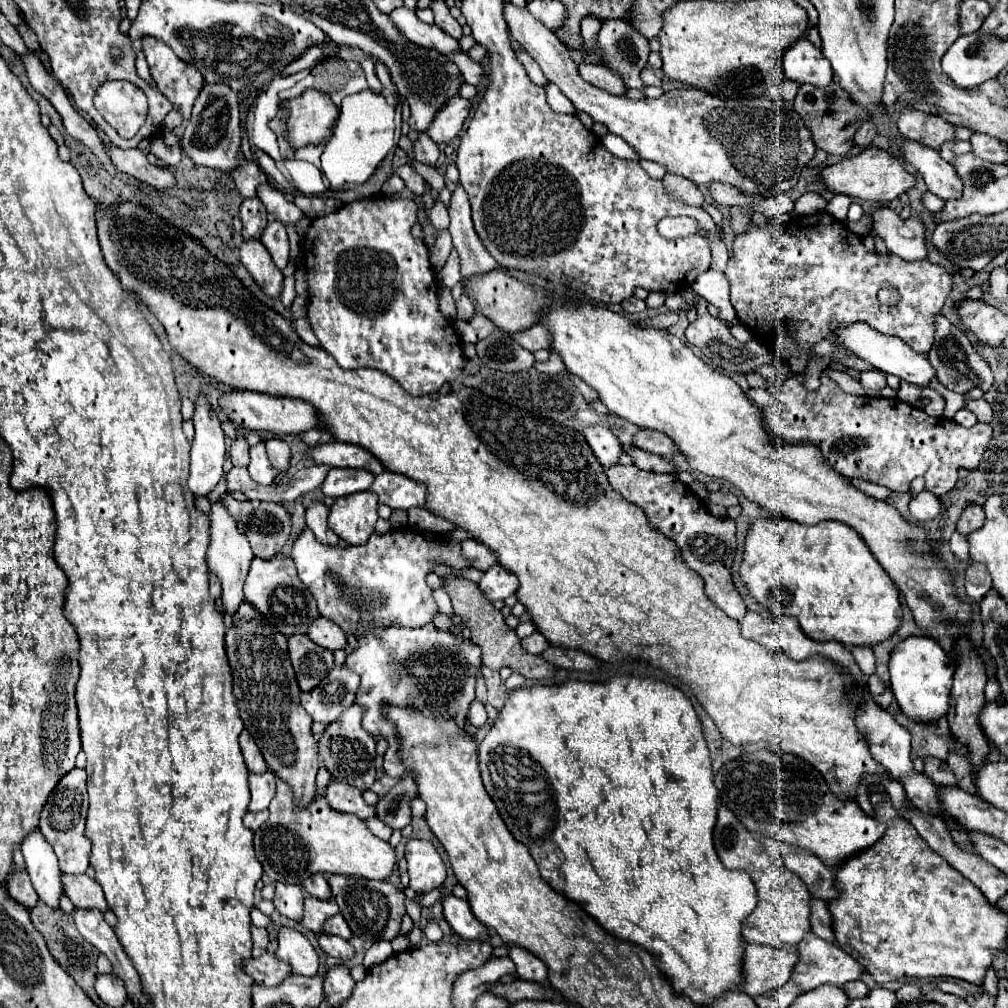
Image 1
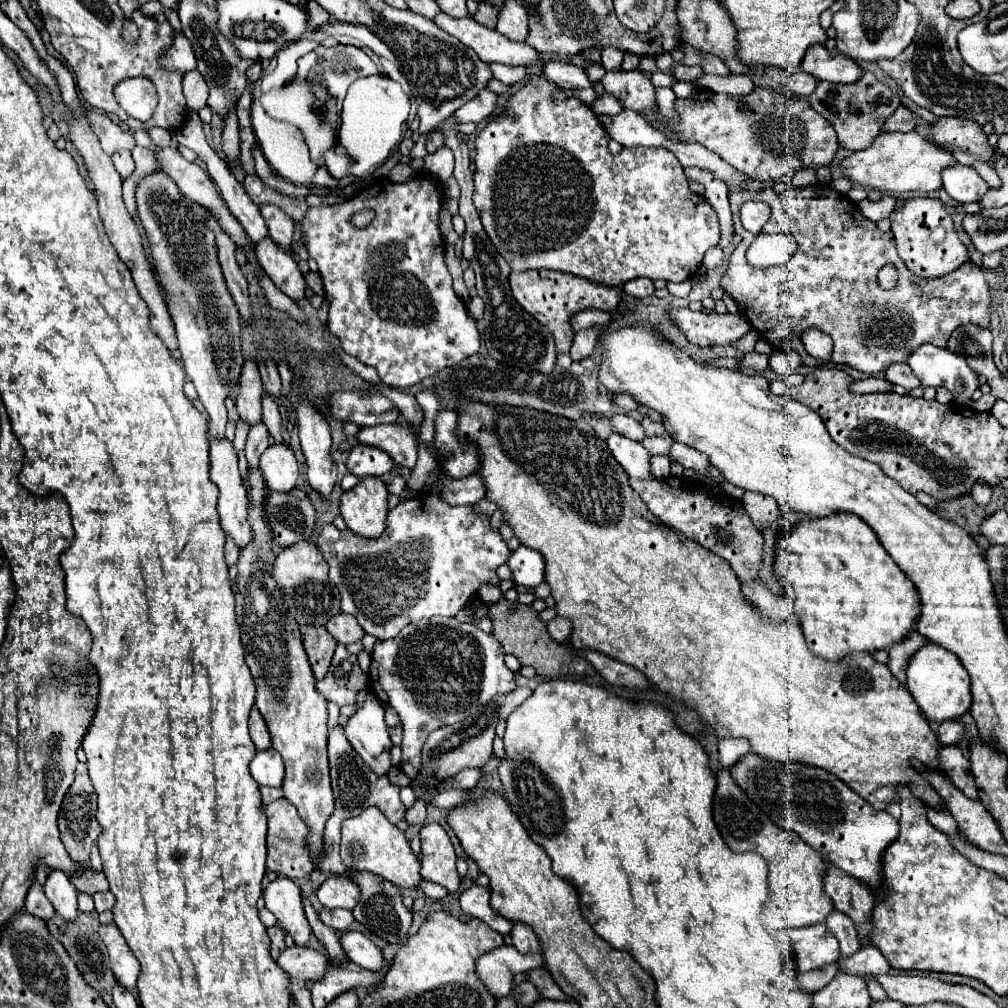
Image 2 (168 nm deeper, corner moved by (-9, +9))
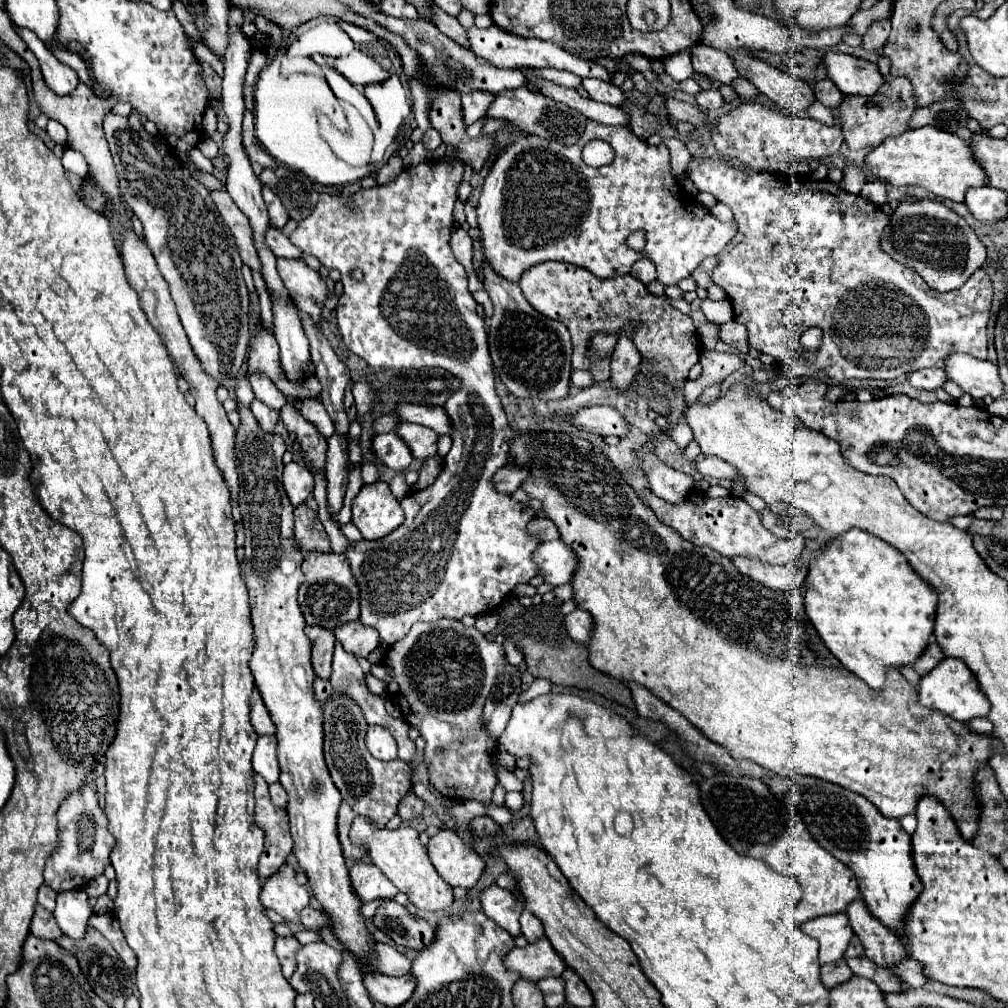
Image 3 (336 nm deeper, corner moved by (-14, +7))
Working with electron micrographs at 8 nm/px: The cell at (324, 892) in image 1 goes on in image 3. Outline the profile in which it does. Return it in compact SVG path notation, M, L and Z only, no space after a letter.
M332 695L332 699L328 699L328 703L324 705L324 757L330 775L338 791L342 793L342 805L338 811L338 837L342 843L344 857L352 861L360 861L366 853L362 847L354 847L348 839L348 829L354 817L364 815L376 825L386 825L396 815L400 799L412 787L408 765L404 761L396 759L386 763L368 755L368 749L364 745L366 727L368 723L364 721L360 707L352 699L344 695Z

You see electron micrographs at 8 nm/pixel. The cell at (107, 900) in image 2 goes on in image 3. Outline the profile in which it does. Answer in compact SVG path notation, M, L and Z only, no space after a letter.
M100 875L86 885L86 893L90 897L102 897L102 895L106 895L106 887L108 887L108 879L104 875Z

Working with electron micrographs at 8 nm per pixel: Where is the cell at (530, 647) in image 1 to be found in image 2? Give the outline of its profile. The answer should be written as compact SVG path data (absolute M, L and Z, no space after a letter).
M557 615L555 619L551 619L551 621L547 623L547 629L549 629L549 635L551 635L553 641L563 643L563 641L567 641L569 635L571 635L571 621Z

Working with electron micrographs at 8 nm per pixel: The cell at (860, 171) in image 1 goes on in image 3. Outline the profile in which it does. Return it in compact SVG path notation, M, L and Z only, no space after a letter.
M936 127L908 129L904 131L904 135L886 139L880 147L872 149L866 155L864 169L868 169L870 175L886 181L892 187L920 185L932 191L934 195L952 201L964 201L968 187L986 185L986 177L978 167L978 163L972 159L968 143Z

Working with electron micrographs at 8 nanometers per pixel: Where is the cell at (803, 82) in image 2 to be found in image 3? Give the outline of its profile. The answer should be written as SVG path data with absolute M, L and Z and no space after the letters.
M824 79L824 81L818 81L816 85L814 85L814 95L816 95L816 99L822 103L822 105L826 105L826 107L836 107L836 105L840 105L840 101L842 101L842 93L834 87L834 83L830 81L830 79Z

